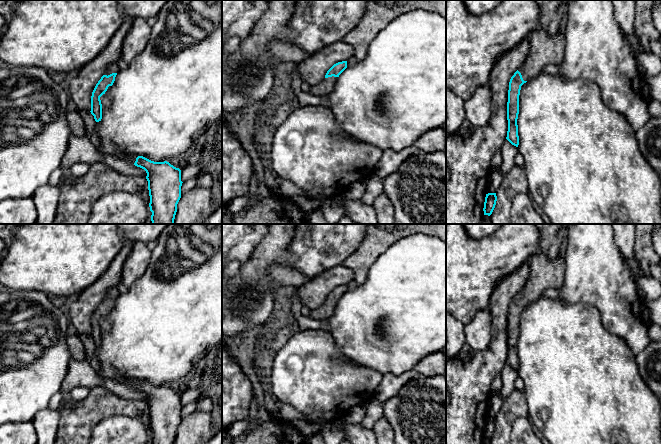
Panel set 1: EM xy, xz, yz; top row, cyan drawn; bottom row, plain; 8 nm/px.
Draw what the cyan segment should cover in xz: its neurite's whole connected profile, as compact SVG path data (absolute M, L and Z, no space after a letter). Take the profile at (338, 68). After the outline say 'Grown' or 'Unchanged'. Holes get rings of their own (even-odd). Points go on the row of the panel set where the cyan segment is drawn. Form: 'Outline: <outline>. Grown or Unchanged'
Outline: M347 61L334 64L326 73L325 78L319 85L312 86L310 93L325 96L330 93L336 84L339 75L347 68Z. Grown

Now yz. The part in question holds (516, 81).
Outline: M545 27L534 31L530 36L530 51L524 63L514 73L509 82L506 139L514 146L519 145L517 119L519 114L519 95L521 86L538 76L548 64L559 65L565 53L564 32L550 37Z. Grown

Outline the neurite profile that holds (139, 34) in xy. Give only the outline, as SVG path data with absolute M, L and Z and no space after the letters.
M136 18L126 35L122 45L122 59L126 65L139 55L146 47L150 36L152 27L148 25L144 18Z

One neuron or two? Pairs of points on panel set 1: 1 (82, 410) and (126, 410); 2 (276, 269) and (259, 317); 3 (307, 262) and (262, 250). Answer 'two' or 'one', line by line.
1: one
2: two
3: two

